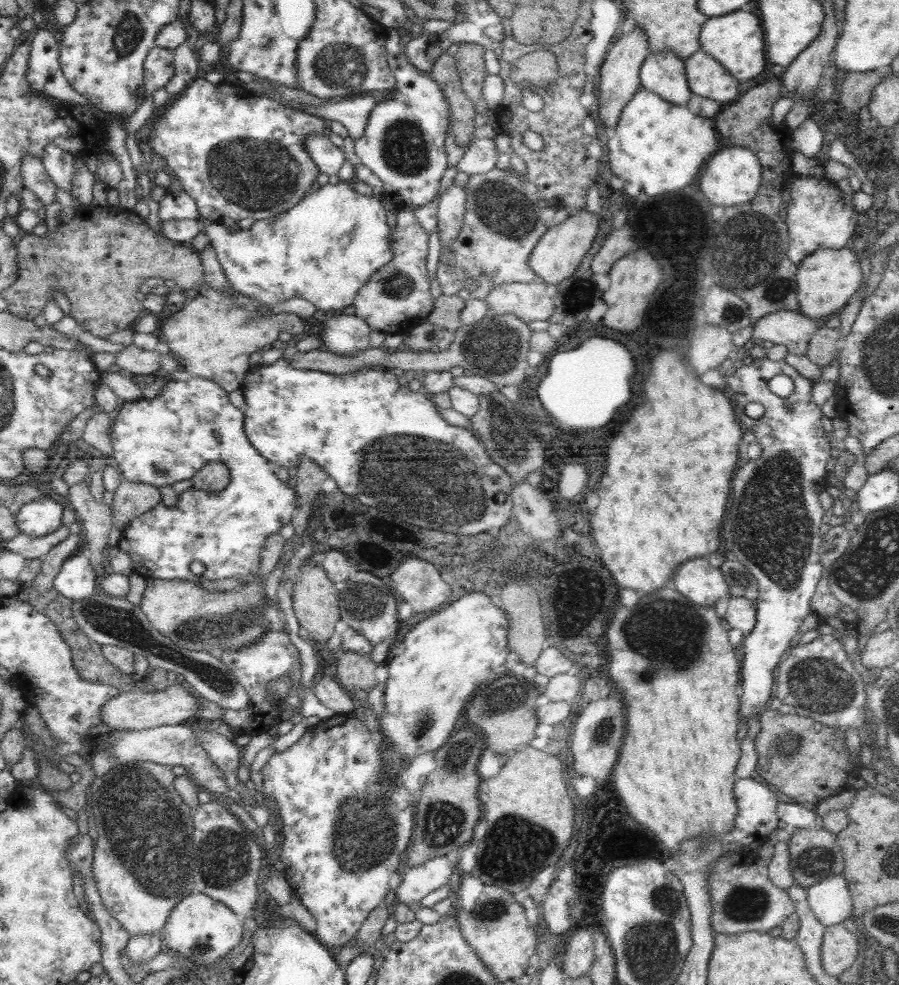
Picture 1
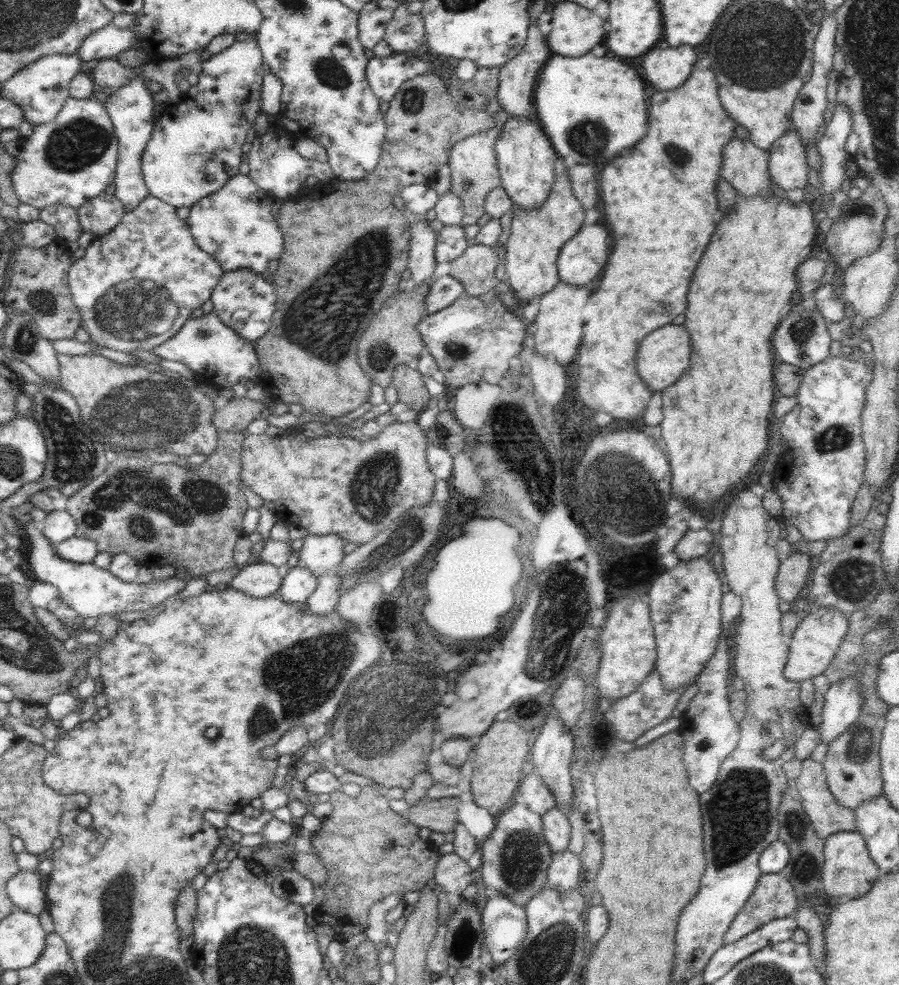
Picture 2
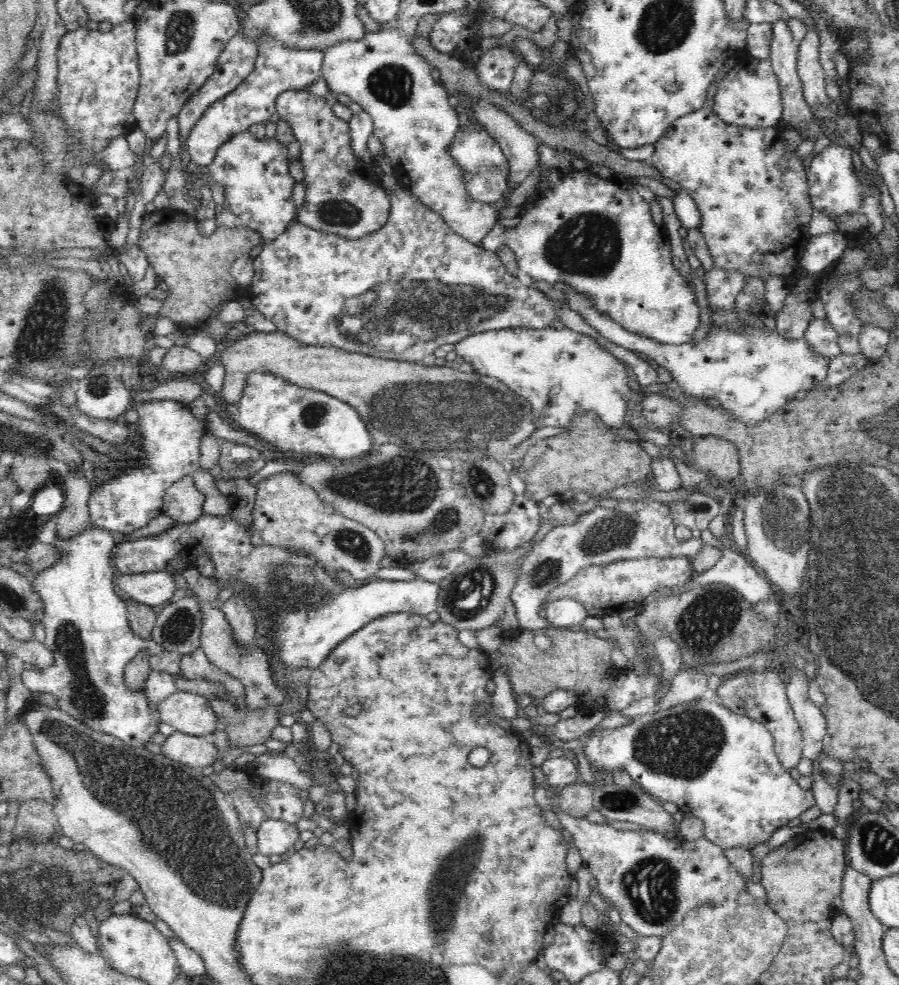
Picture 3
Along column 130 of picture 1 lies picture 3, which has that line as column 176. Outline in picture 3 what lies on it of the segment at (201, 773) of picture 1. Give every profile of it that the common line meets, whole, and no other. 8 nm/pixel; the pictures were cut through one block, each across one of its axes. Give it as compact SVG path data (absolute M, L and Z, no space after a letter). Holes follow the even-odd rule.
M176 730L166 737L161 750L168 758L194 768L213 765L218 754L210 737L188 735Z

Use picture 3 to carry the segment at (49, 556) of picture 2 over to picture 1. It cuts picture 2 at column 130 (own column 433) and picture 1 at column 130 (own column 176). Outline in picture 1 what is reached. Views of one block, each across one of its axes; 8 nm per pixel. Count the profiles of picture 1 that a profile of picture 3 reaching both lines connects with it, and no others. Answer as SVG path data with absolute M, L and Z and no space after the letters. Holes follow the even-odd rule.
M180 377L177 380L168 381L162 393L156 396L156 399L139 399L138 401L126 401L120 403L120 408L113 414L111 432L110 432L110 441L113 448L113 461L115 462L117 468L120 470L120 473L123 476L123 479L126 479L134 483L150 484L150 486L156 486L158 488L162 486L171 486L174 482L182 482L182 480L191 480L192 476L196 472L200 471L204 466L208 465L211 461L222 461L226 467L228 467L230 472L230 483L224 490L220 492L205 492L195 489L188 489L184 492L179 492L177 496L176 506L169 506L167 501L156 504L154 508L147 510L144 514L141 514L139 517L133 518L128 526L121 531L121 537L119 539L117 547L120 548L127 558L127 564L131 568L131 571L134 571L140 576L143 576L145 579L157 578L164 580L195 580L197 577L208 580L220 580L222 578L244 578L246 582L257 574L260 568L260 551L262 547L266 545L266 541L269 539L269 536L273 534L278 534L280 528L284 524L291 522L296 515L296 508L298 505L297 494L294 488L286 482L282 482L275 475L273 471L272 464L269 464L265 458L257 452L250 441L246 437L244 431L244 414L242 410L236 408L229 402L228 393L224 391L221 386L216 381L206 380L204 377Z

